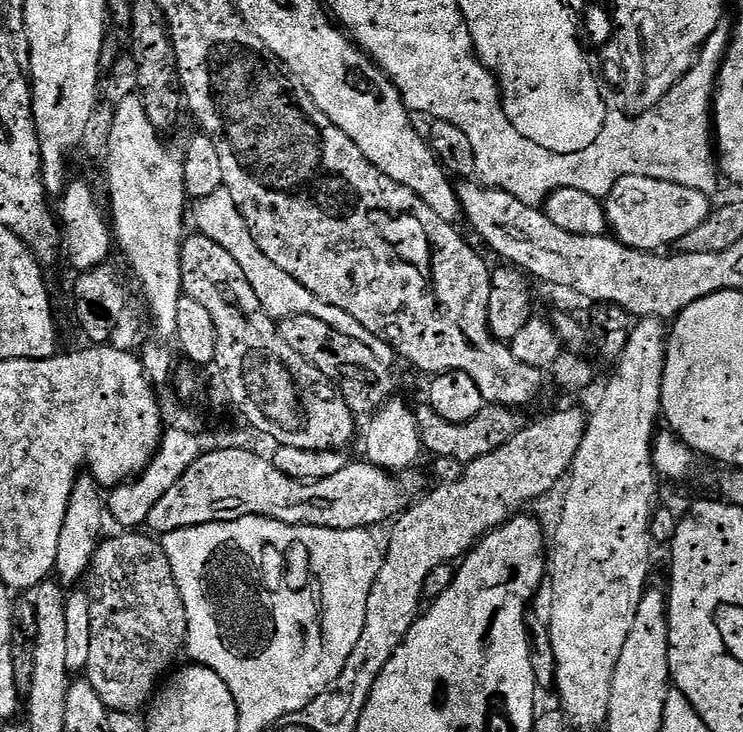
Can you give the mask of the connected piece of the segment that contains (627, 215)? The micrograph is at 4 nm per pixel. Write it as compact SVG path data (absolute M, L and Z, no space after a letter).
M630 176L617 181L603 201L603 206L608 215L608 228L615 239L628 248L652 254L672 246L676 239L706 221L714 209L711 202L708 194L686 185L658 178Z

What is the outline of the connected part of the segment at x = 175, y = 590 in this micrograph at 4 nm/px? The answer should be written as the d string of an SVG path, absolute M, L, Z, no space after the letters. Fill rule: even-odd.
M121 531L121 536L112 536L95 549L90 561L90 576L96 579L96 585L93 586L92 596L88 600L89 630L86 651L88 650L88 680L92 683L91 691L98 694L105 709L133 714L143 713L147 709L165 675L164 668L173 667L171 664L175 662L176 655L186 648L188 639L186 606L182 602L180 587L176 585L168 555L164 553L164 545L151 535L143 536L142 532Z

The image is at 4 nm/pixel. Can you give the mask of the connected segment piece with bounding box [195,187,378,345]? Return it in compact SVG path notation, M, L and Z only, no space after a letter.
M227 187L214 190L209 196L199 197L195 204L195 231L199 235L218 242L218 246L225 248L238 261L238 266L242 266L242 270L246 273L246 282L254 286L254 294L258 294L258 302L262 302L269 316L273 318L313 316L334 326L334 330L342 330L342 334L346 334L348 338L358 338L358 342L363 344L375 345L377 343L378 337L370 334L370 330L366 330L364 323L356 316L346 314L338 306L330 306L325 300L318 299L313 292L306 290L306 286L302 286L302 282L298 282L293 276L286 274L286 270L274 266L274 262L266 258L266 254L258 246L256 239L252 237L252 231L244 221L244 216L238 210Z

